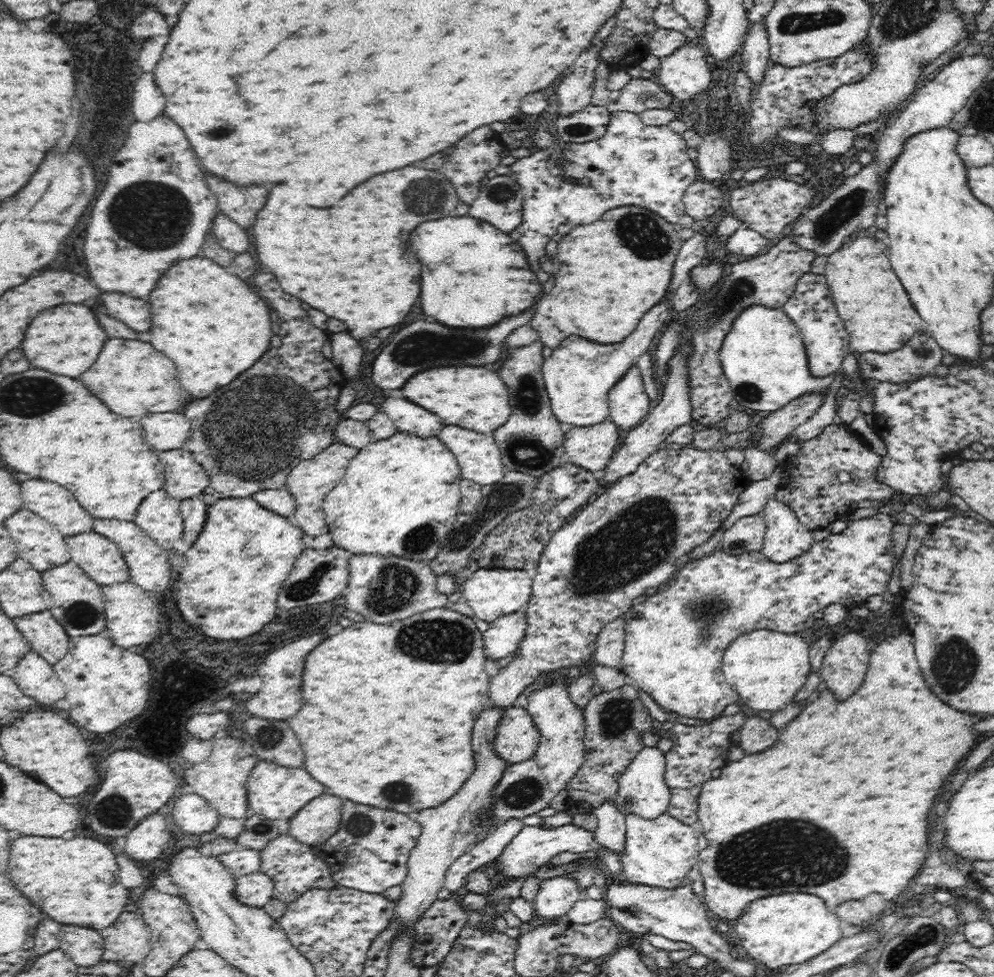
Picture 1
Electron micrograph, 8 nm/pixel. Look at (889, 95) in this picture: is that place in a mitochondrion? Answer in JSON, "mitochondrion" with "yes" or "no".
{"mitochondrion":"no"}

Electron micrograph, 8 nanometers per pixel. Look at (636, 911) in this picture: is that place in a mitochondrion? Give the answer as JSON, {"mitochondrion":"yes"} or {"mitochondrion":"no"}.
{"mitochondrion":"yes"}

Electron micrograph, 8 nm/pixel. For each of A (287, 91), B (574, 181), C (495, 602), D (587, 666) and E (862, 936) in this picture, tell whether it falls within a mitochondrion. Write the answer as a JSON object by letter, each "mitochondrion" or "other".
{"A":"other","B":"other","C":"other","D":"other","E":"other"}

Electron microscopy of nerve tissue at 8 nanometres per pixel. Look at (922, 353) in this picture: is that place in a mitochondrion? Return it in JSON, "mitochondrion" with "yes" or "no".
{"mitochondrion":"yes"}

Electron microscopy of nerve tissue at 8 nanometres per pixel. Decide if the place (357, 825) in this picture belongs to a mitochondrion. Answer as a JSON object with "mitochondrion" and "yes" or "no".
{"mitochondrion":"yes"}

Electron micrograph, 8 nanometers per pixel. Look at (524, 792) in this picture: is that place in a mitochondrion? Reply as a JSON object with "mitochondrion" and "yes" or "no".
{"mitochondrion":"yes"}

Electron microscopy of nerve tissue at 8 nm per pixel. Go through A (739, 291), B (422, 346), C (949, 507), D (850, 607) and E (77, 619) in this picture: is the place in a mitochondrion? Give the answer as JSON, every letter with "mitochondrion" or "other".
{"A":"mitochondrion","B":"mitochondrion","C":"other","D":"other","E":"mitochondrion"}

